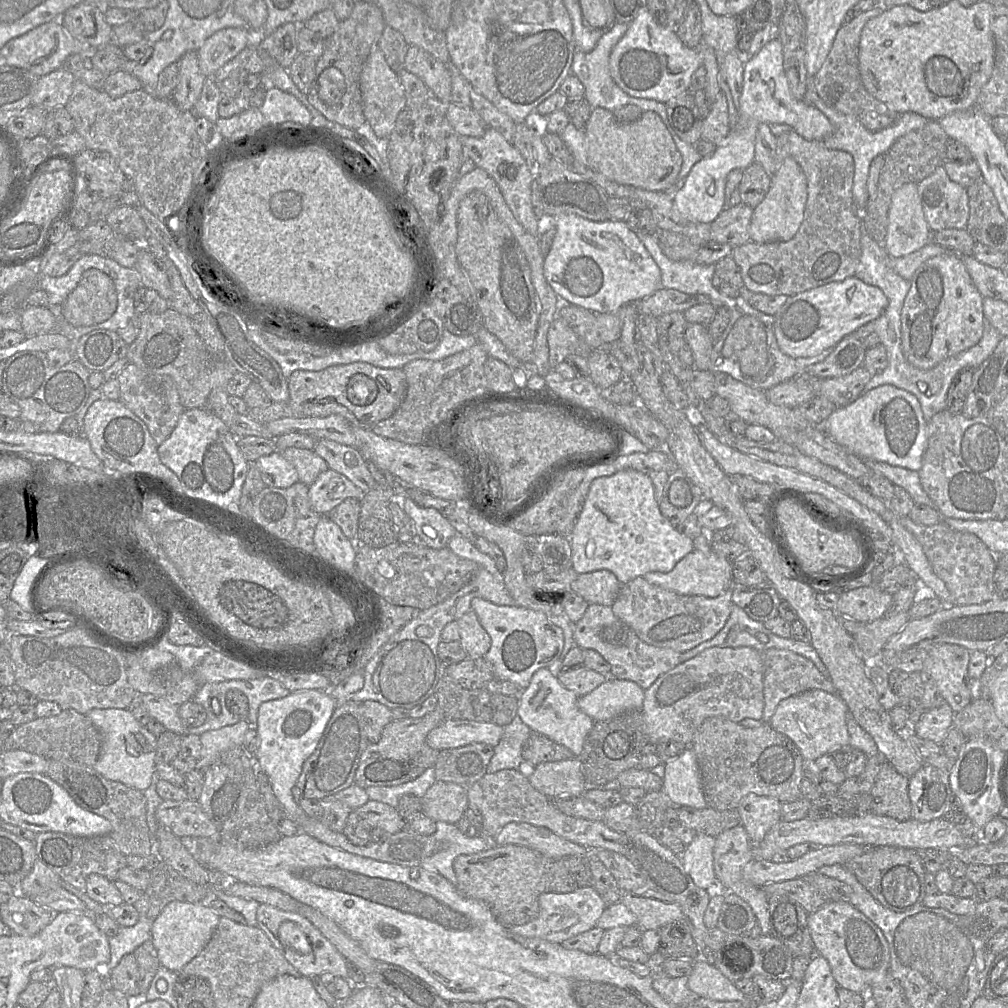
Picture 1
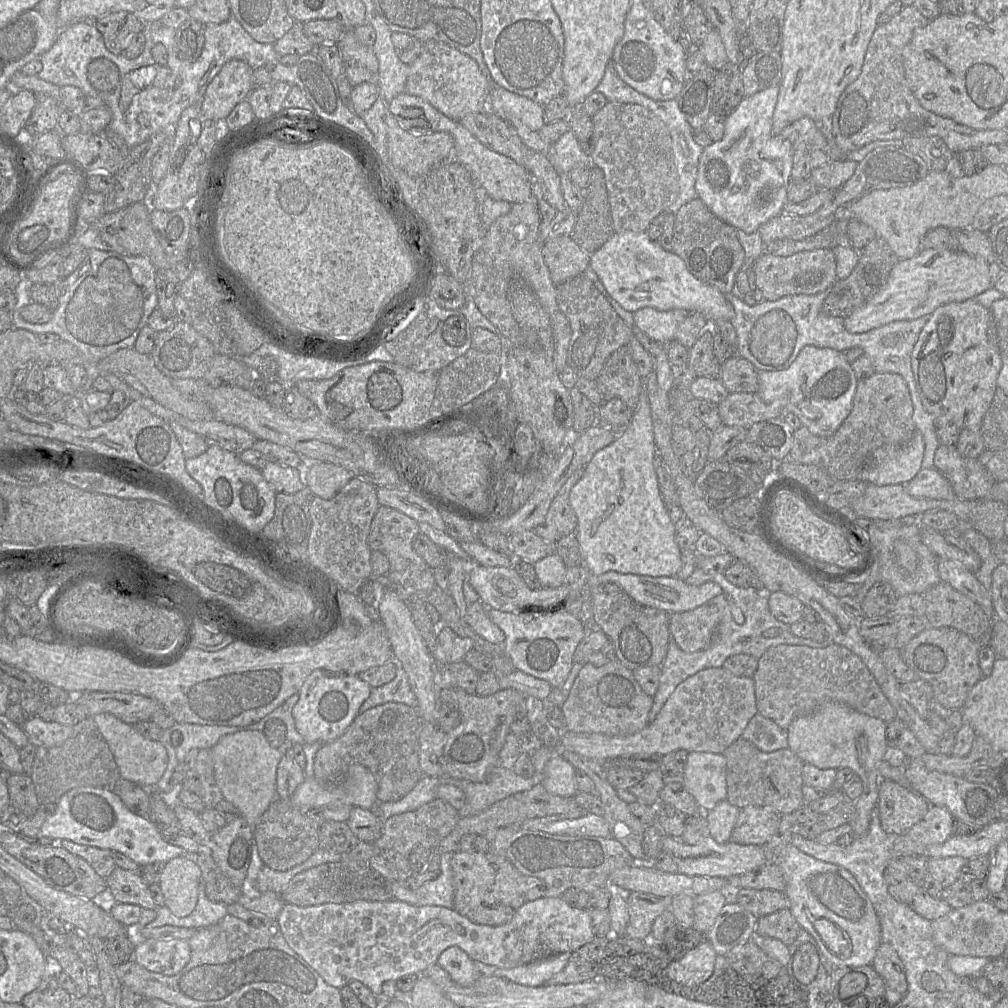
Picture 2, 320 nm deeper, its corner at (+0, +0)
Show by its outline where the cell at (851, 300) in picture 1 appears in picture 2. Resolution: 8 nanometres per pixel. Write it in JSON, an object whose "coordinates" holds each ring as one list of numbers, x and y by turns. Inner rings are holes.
{"coordinates":[[921,249,915,257,898,261,886,284,864,305,844,318,844,327,849,333,859,334,894,321,930,316,942,305,974,299,994,287,1000,271,995,263,989,264,961,249]]}

